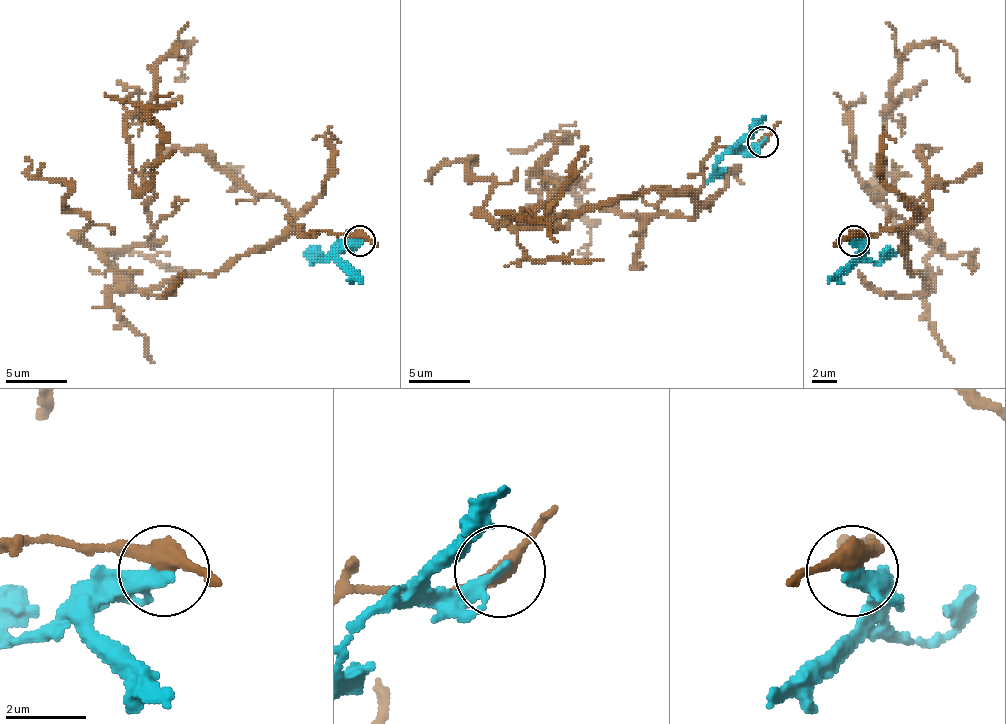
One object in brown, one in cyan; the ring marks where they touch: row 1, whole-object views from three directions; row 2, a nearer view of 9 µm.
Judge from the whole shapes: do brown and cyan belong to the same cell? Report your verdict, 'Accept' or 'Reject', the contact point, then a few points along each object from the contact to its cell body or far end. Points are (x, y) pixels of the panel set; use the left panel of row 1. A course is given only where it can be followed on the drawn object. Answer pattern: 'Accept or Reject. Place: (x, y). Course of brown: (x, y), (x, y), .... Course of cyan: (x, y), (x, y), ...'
Reject. Place: (360, 241). Course of brown: (359, 240), (298, 228), (212, 274), (139, 289), (105, 255), (154, 234), (126, 121), (188, 41), (175, 78). Course of cyan: (359, 240), (313, 261), (304, 252)

